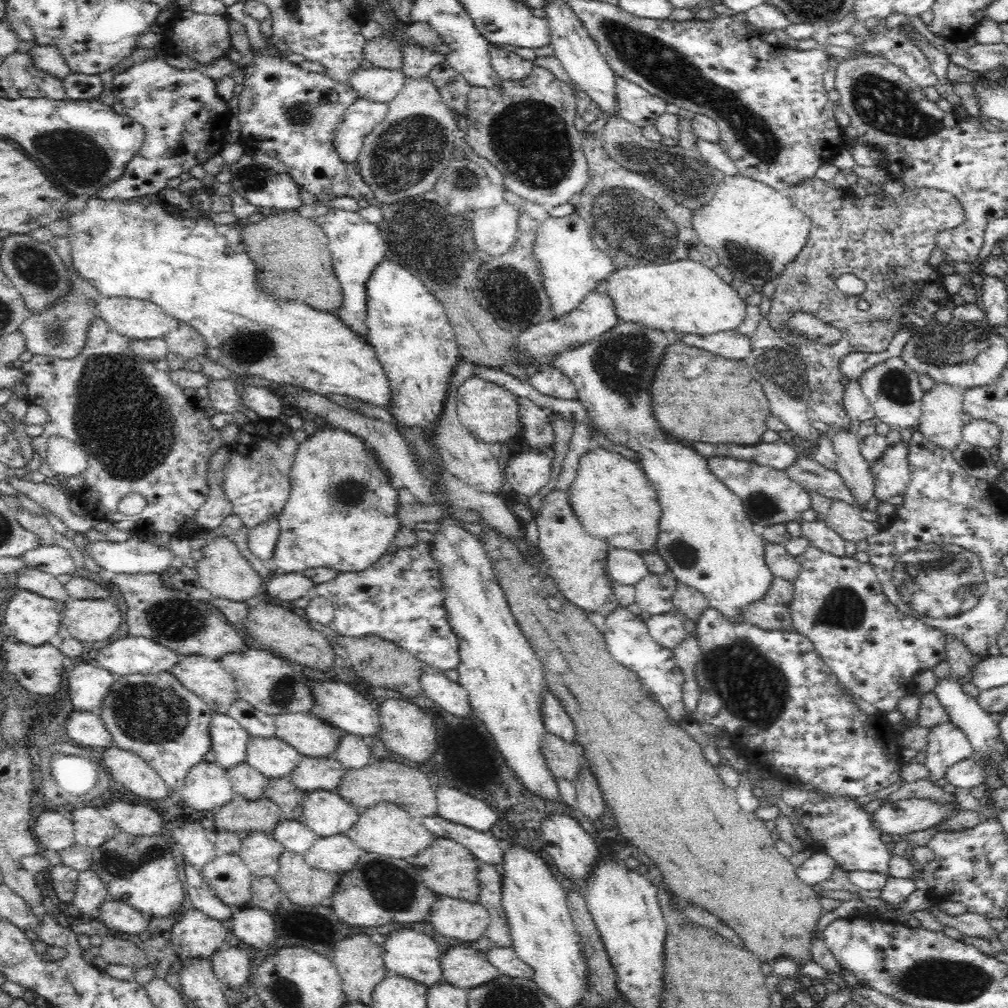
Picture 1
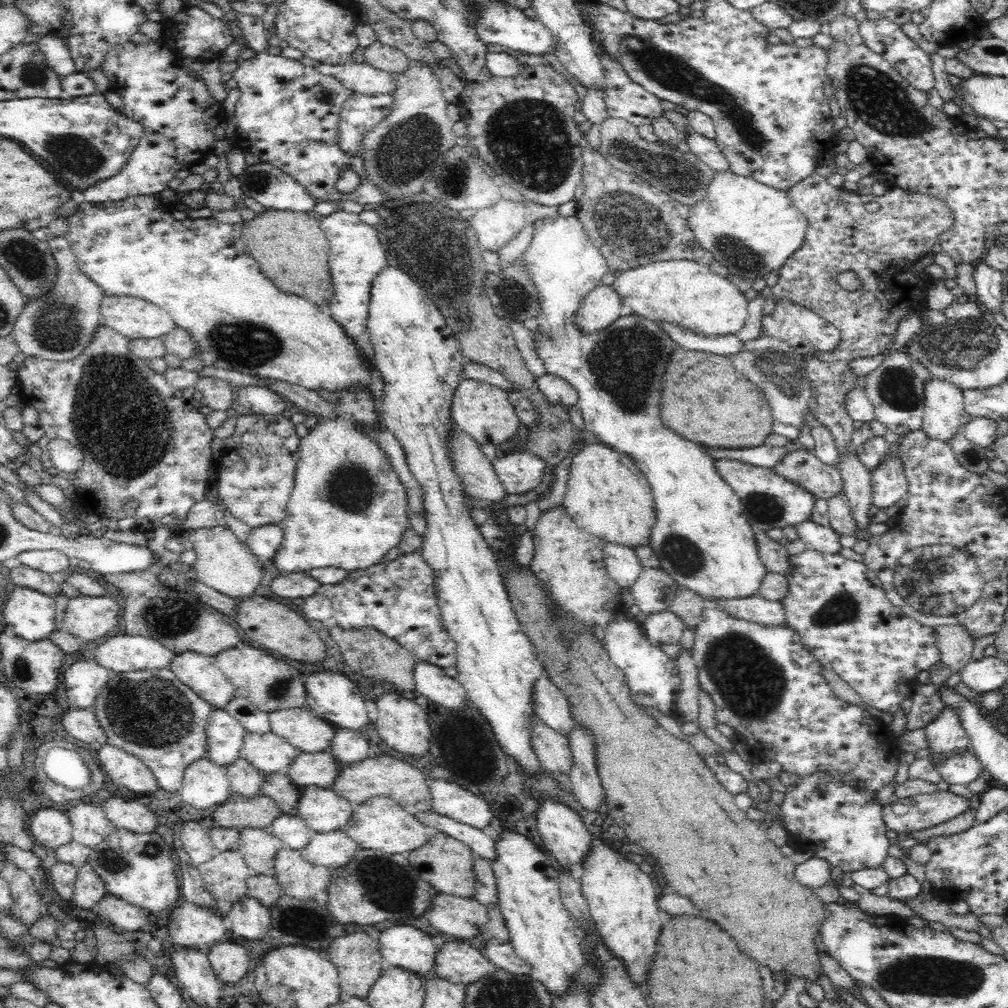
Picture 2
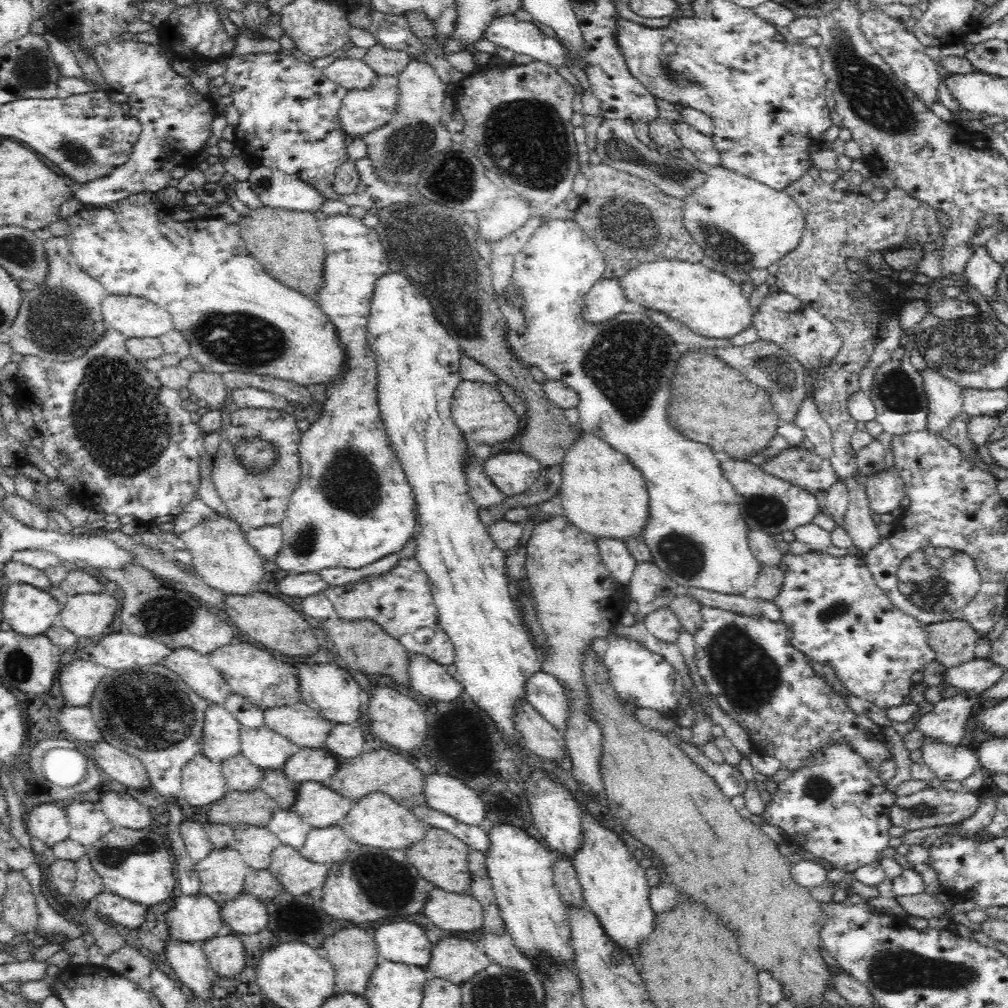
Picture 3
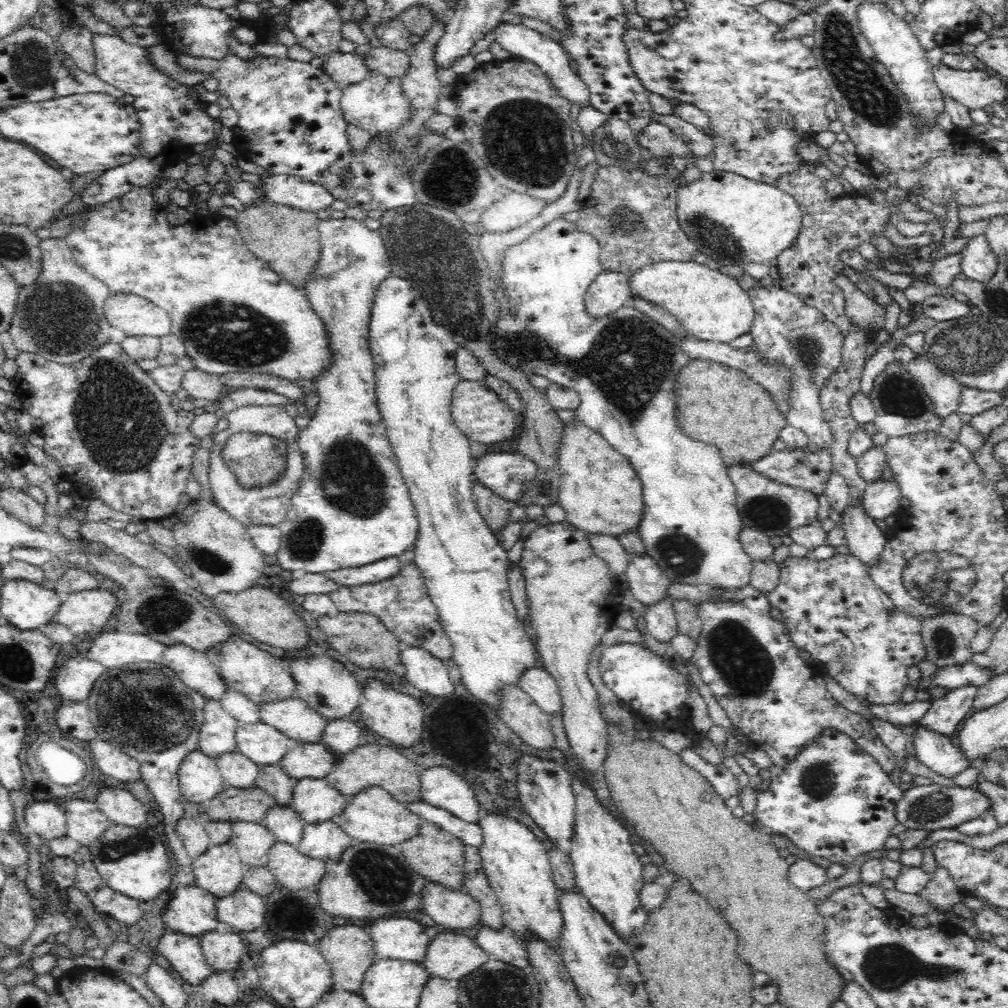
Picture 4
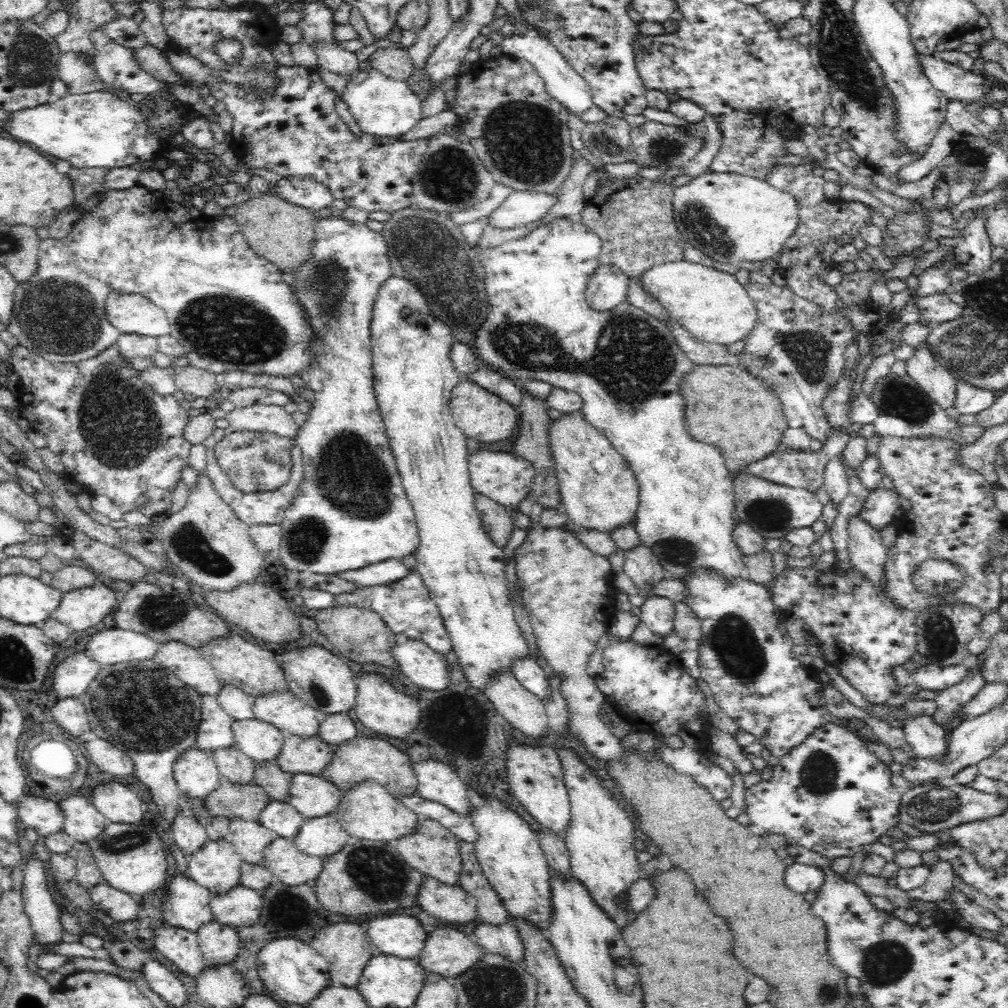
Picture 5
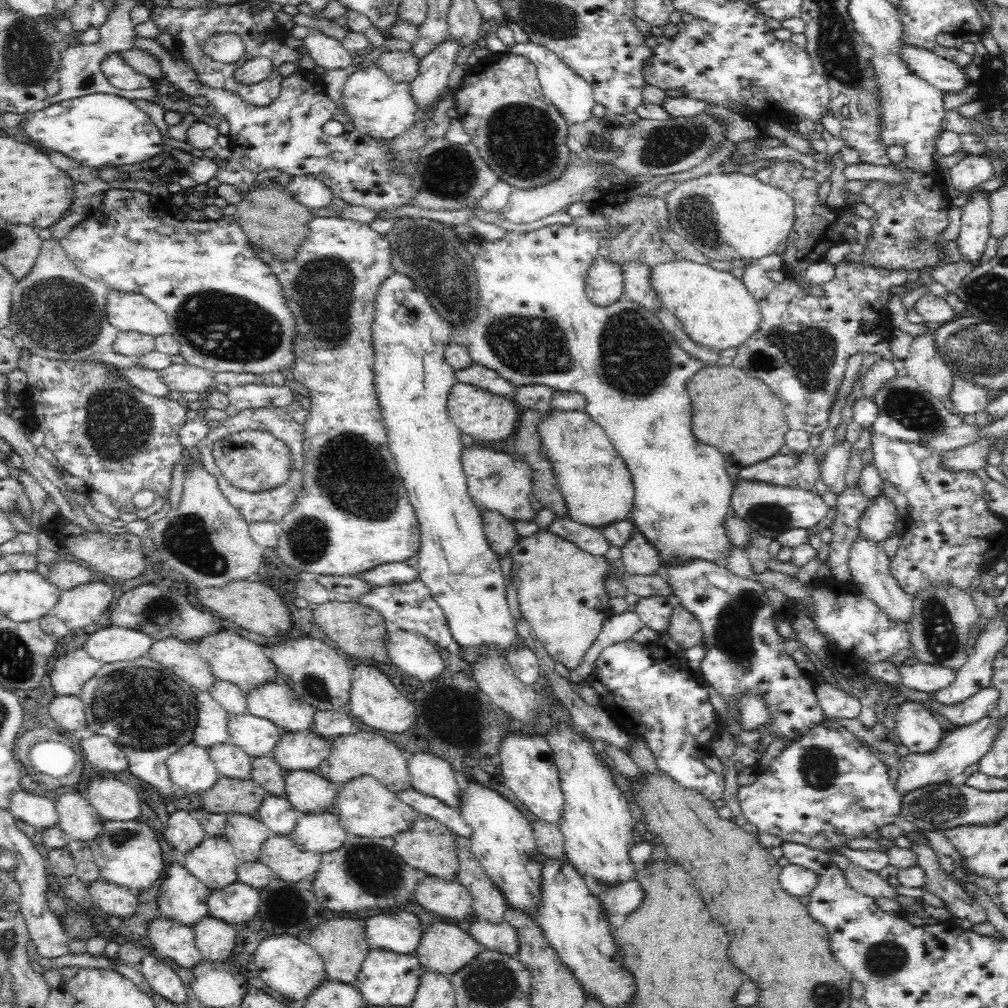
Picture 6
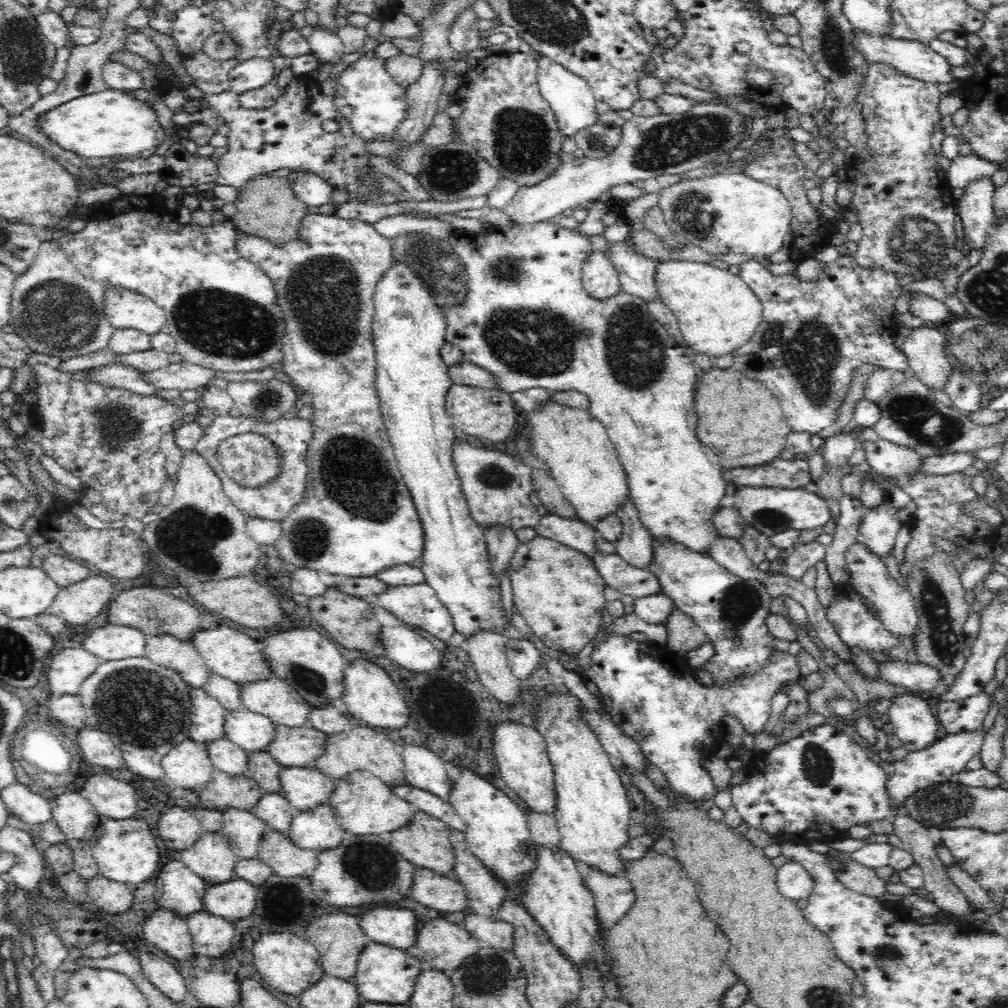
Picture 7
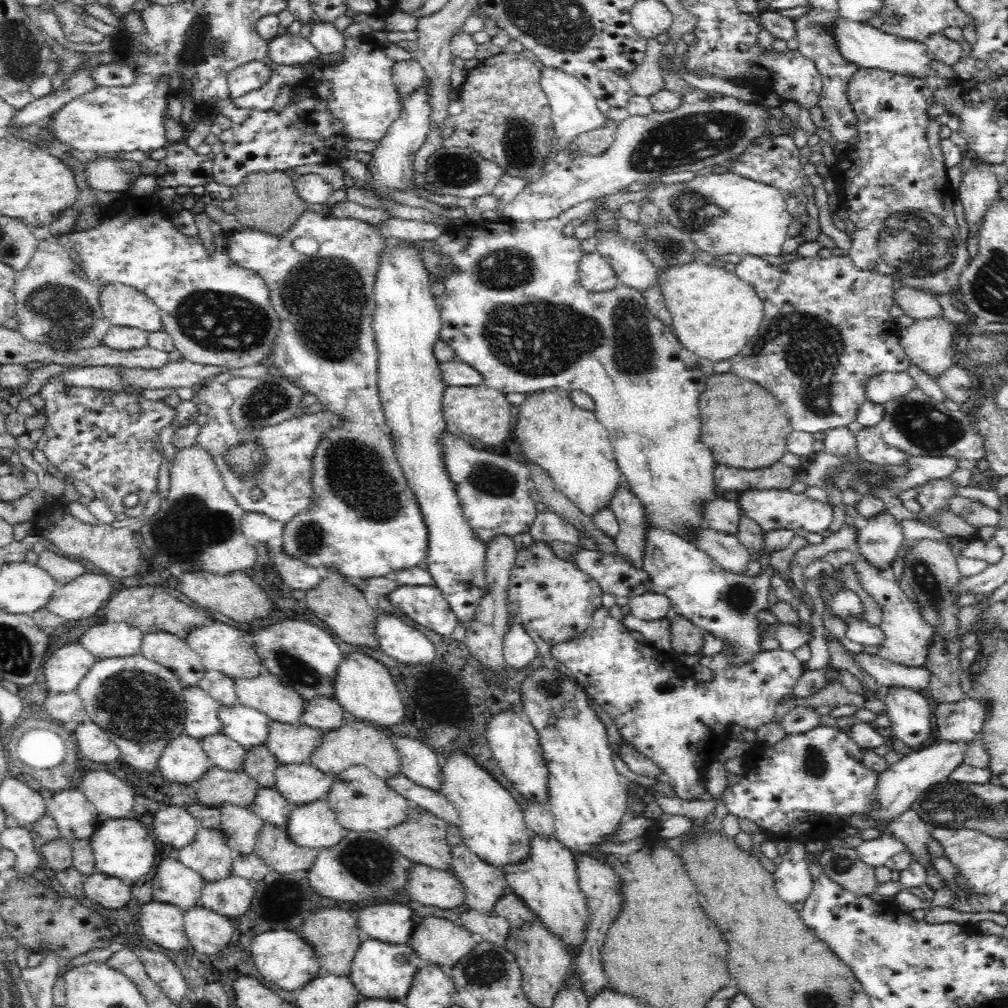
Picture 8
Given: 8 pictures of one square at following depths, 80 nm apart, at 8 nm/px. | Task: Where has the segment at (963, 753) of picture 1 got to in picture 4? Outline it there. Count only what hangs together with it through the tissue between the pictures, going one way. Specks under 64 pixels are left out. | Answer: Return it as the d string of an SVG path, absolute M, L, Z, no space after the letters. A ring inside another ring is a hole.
M973 684L948 690L941 698L932 700L928 712L913 725L922 724L932 732L954 739L960 724L972 713L977 690L978 686Z

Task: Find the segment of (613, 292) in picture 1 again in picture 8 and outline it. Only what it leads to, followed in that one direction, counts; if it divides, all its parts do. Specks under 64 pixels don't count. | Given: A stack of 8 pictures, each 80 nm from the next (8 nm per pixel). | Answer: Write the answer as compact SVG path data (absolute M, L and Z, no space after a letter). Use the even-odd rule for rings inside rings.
M687 262L663 268L657 276L665 306L672 315L678 340L688 350L713 363L728 361L758 332L764 304L753 286L724 267Z

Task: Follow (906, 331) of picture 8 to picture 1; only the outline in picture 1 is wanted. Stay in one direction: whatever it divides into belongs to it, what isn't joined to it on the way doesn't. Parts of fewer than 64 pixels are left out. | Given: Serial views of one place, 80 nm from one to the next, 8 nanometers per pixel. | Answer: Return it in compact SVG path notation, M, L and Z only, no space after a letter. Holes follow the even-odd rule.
M939 382L923 394L918 428L932 444L953 451L963 438L963 398L967 390Z

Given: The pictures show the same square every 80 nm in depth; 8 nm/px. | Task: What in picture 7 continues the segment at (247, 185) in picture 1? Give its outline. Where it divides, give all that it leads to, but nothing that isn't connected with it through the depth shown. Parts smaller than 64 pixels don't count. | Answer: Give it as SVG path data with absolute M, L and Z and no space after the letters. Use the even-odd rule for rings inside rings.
M299 173L294 179L292 190L300 202L308 206L322 206L330 202L334 188L316 173Z

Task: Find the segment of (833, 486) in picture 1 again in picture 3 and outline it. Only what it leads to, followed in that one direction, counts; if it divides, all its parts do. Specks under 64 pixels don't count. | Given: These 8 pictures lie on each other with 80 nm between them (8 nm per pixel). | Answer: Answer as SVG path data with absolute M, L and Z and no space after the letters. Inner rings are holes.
M802 446L788 447L760 464L764 472L802 488L820 501L840 479L829 460Z

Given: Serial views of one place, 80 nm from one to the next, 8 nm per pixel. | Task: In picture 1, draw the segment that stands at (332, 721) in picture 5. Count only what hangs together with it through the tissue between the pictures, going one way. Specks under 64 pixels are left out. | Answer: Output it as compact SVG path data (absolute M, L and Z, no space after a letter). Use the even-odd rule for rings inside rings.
M344 733L338 742L334 757L342 763L345 770L358 770L374 761L370 747L369 740L364 736Z

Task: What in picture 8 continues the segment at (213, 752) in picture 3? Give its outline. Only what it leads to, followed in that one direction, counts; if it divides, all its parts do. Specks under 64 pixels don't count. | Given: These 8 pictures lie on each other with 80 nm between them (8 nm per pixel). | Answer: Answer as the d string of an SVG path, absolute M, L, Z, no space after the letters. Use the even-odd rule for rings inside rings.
M199 686L183 687L186 718L184 732L192 738L202 739L204 736L220 734L222 723L218 712L221 704L208 696Z

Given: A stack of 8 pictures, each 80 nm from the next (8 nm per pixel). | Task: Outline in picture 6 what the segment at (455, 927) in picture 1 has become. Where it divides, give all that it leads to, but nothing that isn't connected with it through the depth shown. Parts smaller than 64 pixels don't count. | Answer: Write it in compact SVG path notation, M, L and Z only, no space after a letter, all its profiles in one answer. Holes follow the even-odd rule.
M431 874L420 878L416 886L414 900L442 918L450 918L450 922L457 922L472 914L472 895L456 880L448 882Z

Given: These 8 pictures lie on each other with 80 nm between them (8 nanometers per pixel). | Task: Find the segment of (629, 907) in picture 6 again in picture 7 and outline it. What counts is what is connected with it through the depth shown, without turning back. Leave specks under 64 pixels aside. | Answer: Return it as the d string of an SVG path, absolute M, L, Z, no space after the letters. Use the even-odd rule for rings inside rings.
M595 867L590 871L584 885L594 895L596 918L600 923L600 935L606 934L630 908L636 896L632 894L632 884L622 875L606 874Z

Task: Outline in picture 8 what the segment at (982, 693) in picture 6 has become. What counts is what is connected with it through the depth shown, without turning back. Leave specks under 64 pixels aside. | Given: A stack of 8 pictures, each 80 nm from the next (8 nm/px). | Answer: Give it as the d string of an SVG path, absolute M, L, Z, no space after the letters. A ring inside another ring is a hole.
M965 696L958 702L940 703L933 713L936 717L936 728L938 728L938 741L964 742L972 741L978 732L981 732L984 720L986 720L986 705L980 699Z

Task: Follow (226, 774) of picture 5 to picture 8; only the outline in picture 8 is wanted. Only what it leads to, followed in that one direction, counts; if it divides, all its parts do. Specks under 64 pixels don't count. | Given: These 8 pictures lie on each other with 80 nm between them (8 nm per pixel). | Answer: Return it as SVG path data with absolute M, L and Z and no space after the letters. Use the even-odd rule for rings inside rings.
M212 734L200 739L212 767L228 772L242 770L245 748L225 734Z

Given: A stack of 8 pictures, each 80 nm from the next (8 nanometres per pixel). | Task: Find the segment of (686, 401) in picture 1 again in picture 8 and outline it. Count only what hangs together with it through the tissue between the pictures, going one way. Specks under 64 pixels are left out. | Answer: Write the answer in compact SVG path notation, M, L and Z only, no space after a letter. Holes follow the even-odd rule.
M731 370L712 373L706 390L700 394L702 442L714 452L718 464L754 470L780 460L787 452L787 438L793 431L780 404L758 383L740 378Z

